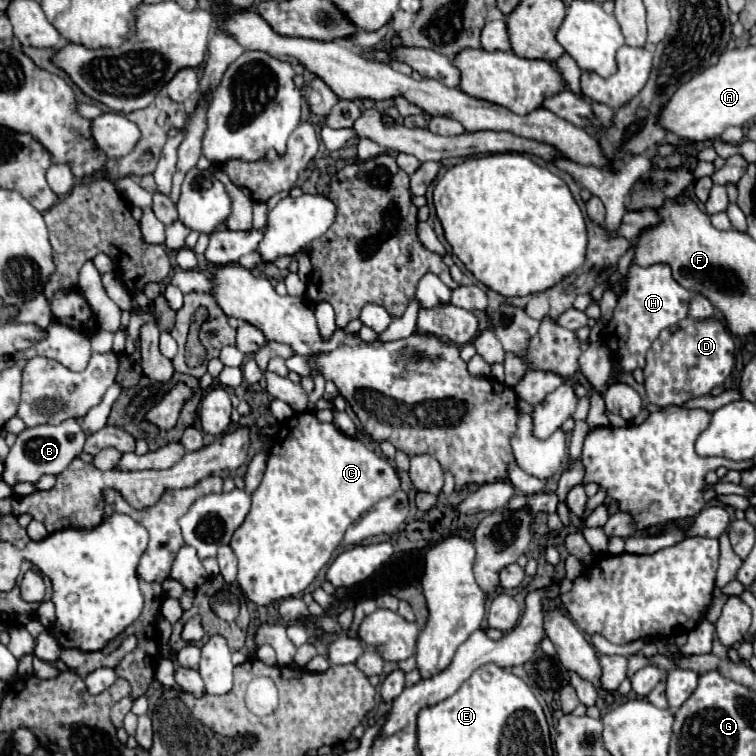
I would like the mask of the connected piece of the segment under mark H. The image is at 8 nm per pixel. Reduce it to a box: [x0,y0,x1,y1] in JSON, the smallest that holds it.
[608,265,690,373]

